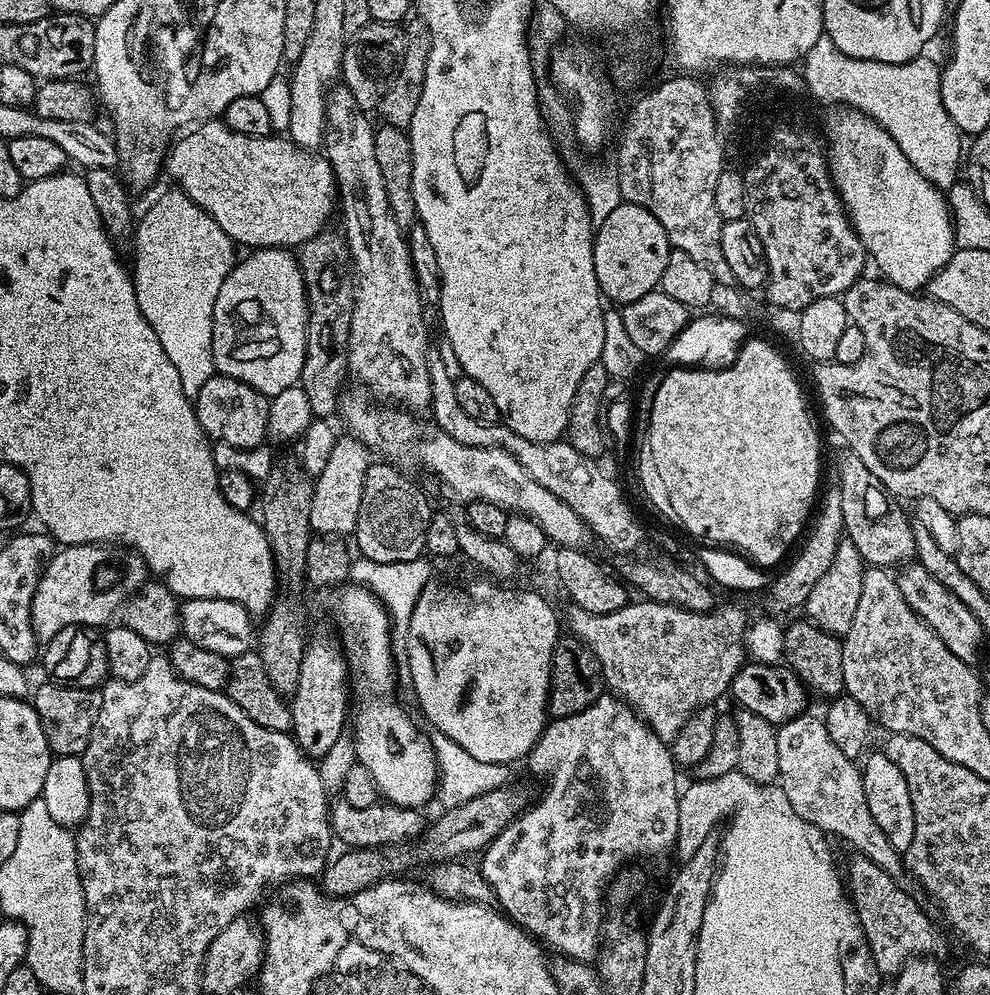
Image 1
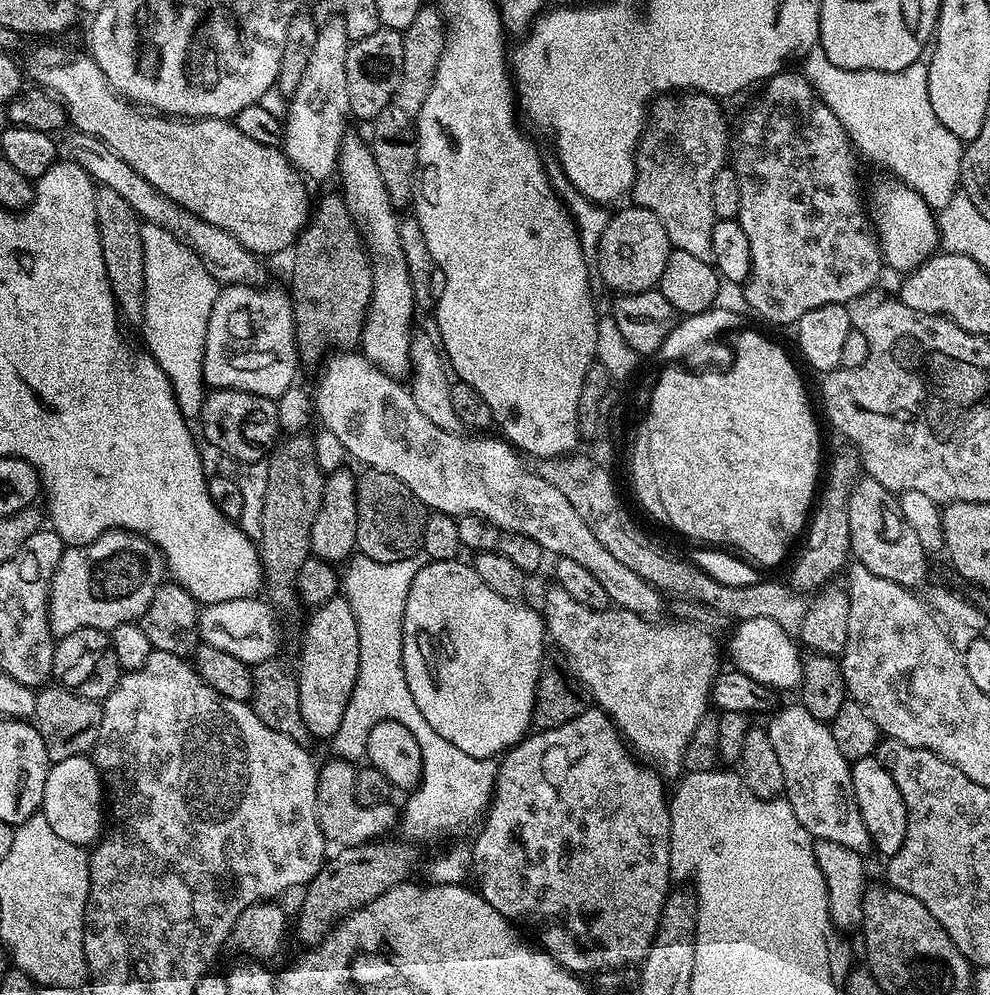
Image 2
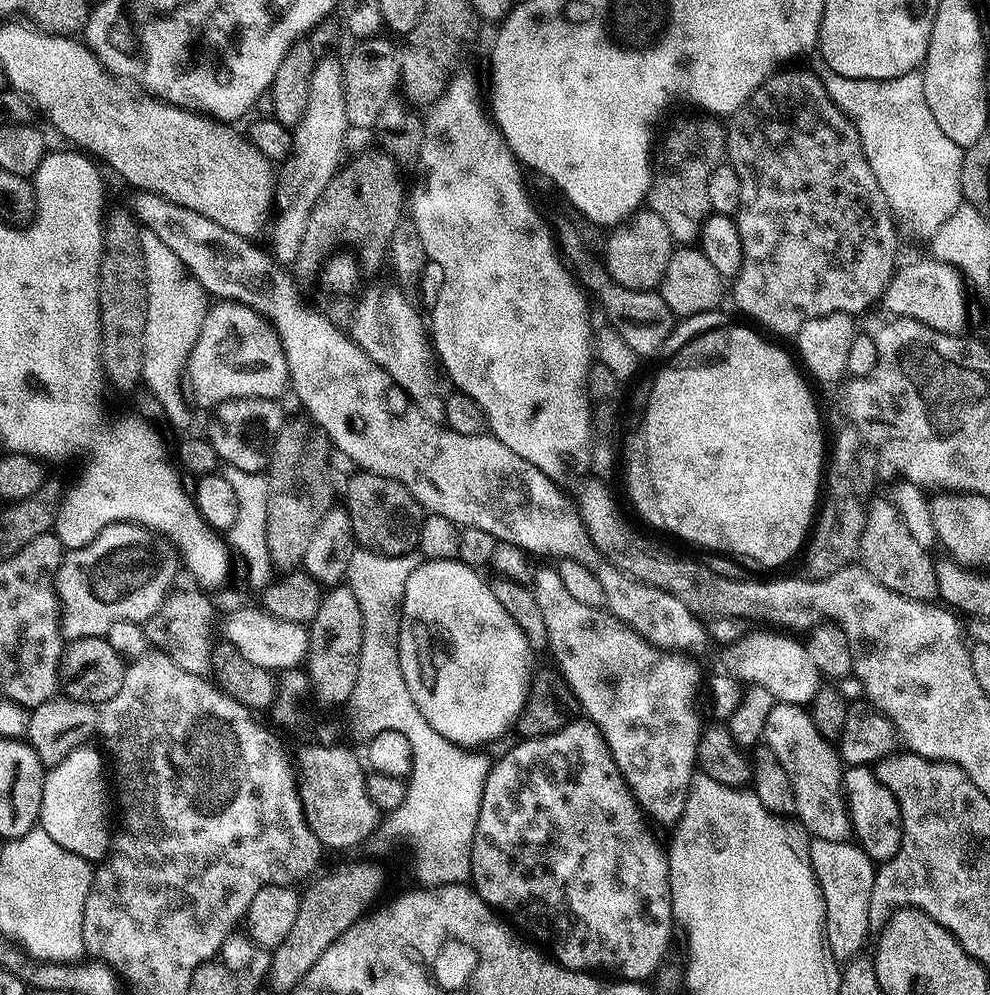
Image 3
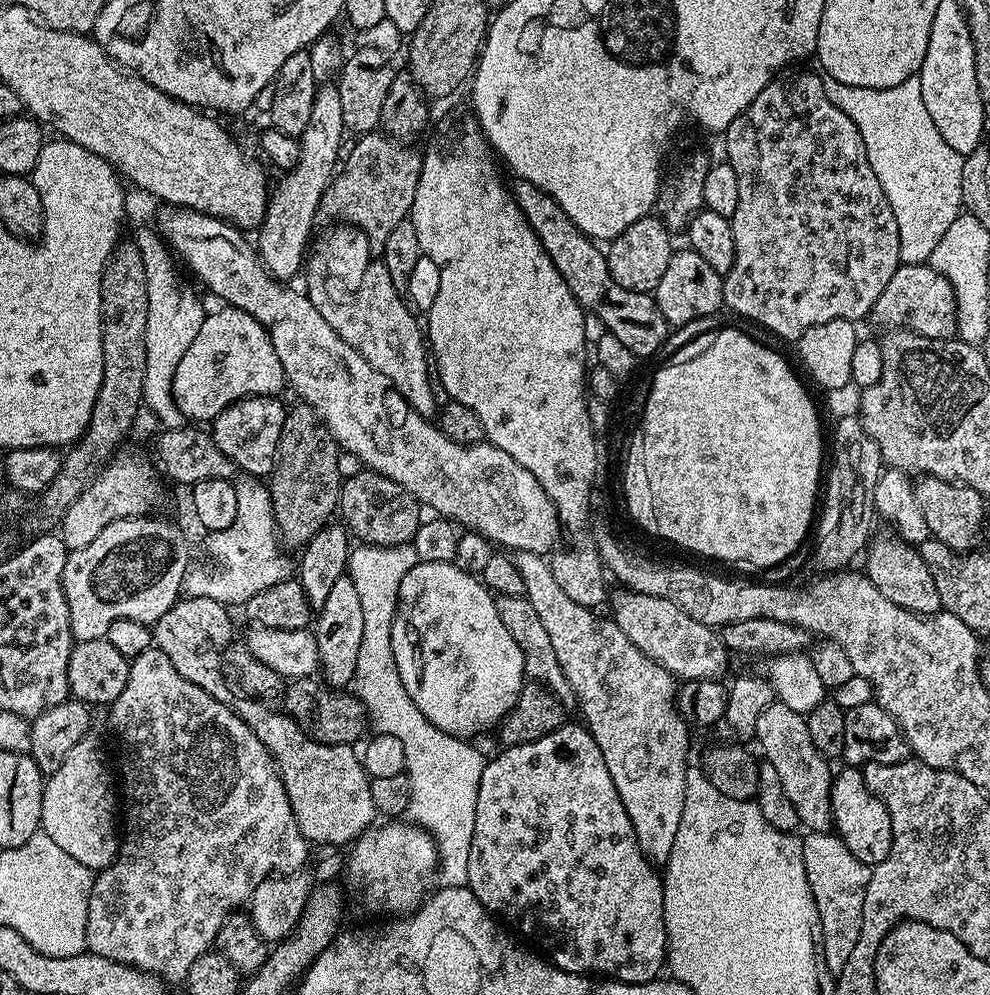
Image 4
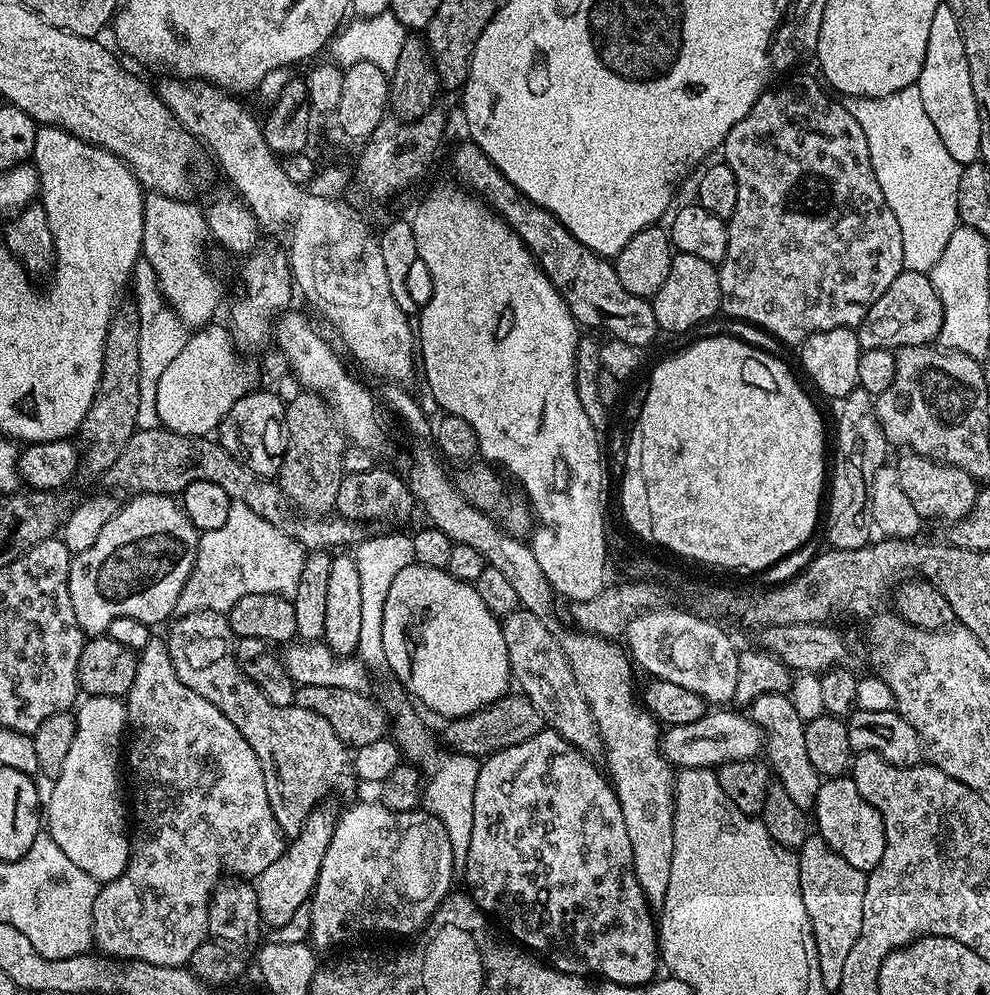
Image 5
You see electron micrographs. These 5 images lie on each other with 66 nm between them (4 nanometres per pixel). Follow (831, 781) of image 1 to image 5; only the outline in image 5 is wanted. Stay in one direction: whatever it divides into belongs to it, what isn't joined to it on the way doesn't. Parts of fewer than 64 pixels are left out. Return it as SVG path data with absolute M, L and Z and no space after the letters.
M775 692L754 698L750 705L750 718L764 734L766 756L768 752L766 760L775 779L786 790L786 794L790 794L790 798L798 802L800 808L811 809L816 803L822 777L816 773L809 755L806 754L805 721L800 720L791 695Z

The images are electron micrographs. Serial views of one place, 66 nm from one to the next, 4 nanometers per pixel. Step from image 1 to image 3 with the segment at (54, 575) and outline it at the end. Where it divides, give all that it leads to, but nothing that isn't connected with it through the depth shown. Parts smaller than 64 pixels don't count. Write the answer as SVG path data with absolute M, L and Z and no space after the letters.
M121 522L106 526L98 538L86 546L65 551L64 560L56 575L56 596L60 599L60 630L65 641L86 638L87 636L107 637L114 622L129 620L143 624L162 606L162 602L173 591L176 580L178 553L172 541L159 534L153 534L141 524Z

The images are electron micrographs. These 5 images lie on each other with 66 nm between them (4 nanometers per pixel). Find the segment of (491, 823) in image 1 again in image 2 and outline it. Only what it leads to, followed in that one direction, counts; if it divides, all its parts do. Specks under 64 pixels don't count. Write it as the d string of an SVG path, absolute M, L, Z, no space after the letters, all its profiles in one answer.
M381 838L371 844L341 847L329 855L318 874L303 889L304 901L300 904L300 917L295 917L294 932L304 946L318 946L333 927L351 912L374 902L386 890L405 883L420 860L415 843Z

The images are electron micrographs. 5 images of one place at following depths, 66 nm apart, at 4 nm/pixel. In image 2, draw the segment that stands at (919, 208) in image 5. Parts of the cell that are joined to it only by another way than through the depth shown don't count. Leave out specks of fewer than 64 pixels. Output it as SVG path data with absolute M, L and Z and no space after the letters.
M818 46L807 52L802 63L810 86L834 110L857 153L881 160L895 179L913 188L933 210L941 210L954 198L960 187L964 144L938 122L930 103L927 63L919 60L894 72L842 70Z

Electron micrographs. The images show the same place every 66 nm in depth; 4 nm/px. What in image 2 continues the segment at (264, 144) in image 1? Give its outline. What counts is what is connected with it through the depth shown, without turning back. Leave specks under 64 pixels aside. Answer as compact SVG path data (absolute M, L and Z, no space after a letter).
M91 55L84 56L36 56L32 65L26 68L27 75L32 76L37 85L46 92L51 92L68 114L71 127L77 132L94 134L122 162L130 162L150 186L154 186L163 196L168 196L175 204L190 210L206 222L226 230L246 250L256 253L261 258L272 256L275 252L287 253L295 245L300 233L308 225L310 204L308 208L308 188L305 177L296 171L288 161L288 156L280 148L262 146L262 142L253 142L236 128L231 119L205 120L187 118L188 120L171 120L168 116L147 116L130 100L125 100L115 88L111 87Z

